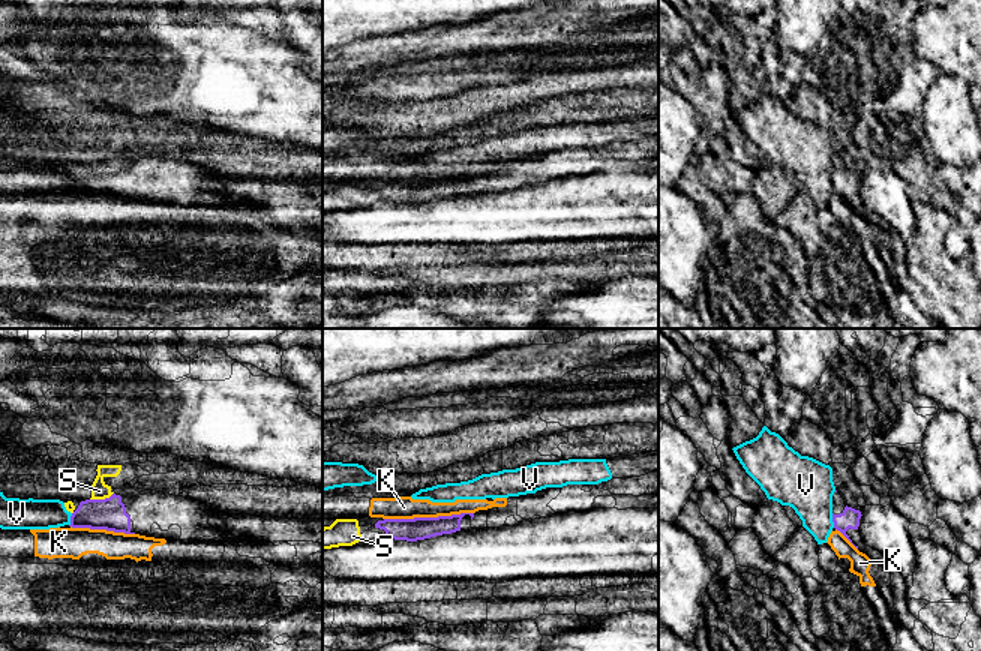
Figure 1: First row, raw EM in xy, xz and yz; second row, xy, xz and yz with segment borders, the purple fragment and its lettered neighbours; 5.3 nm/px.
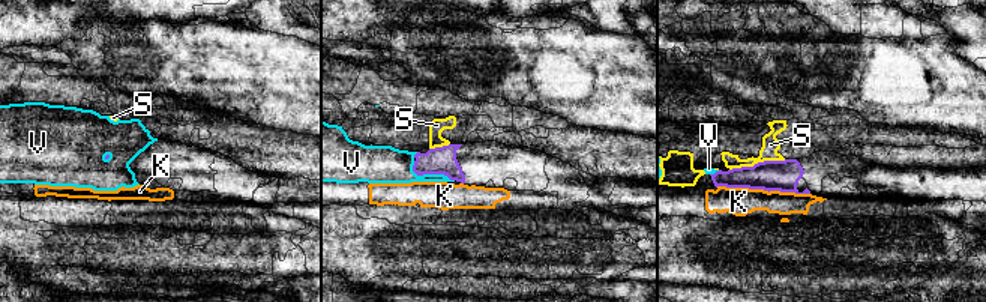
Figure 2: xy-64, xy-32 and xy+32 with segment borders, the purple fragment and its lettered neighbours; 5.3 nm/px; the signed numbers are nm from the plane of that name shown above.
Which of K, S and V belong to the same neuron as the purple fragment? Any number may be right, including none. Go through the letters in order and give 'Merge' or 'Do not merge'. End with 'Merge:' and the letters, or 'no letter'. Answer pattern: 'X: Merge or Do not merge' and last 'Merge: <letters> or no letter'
K: Do not merge
S: Merge
V: Do not merge
Merge: S

